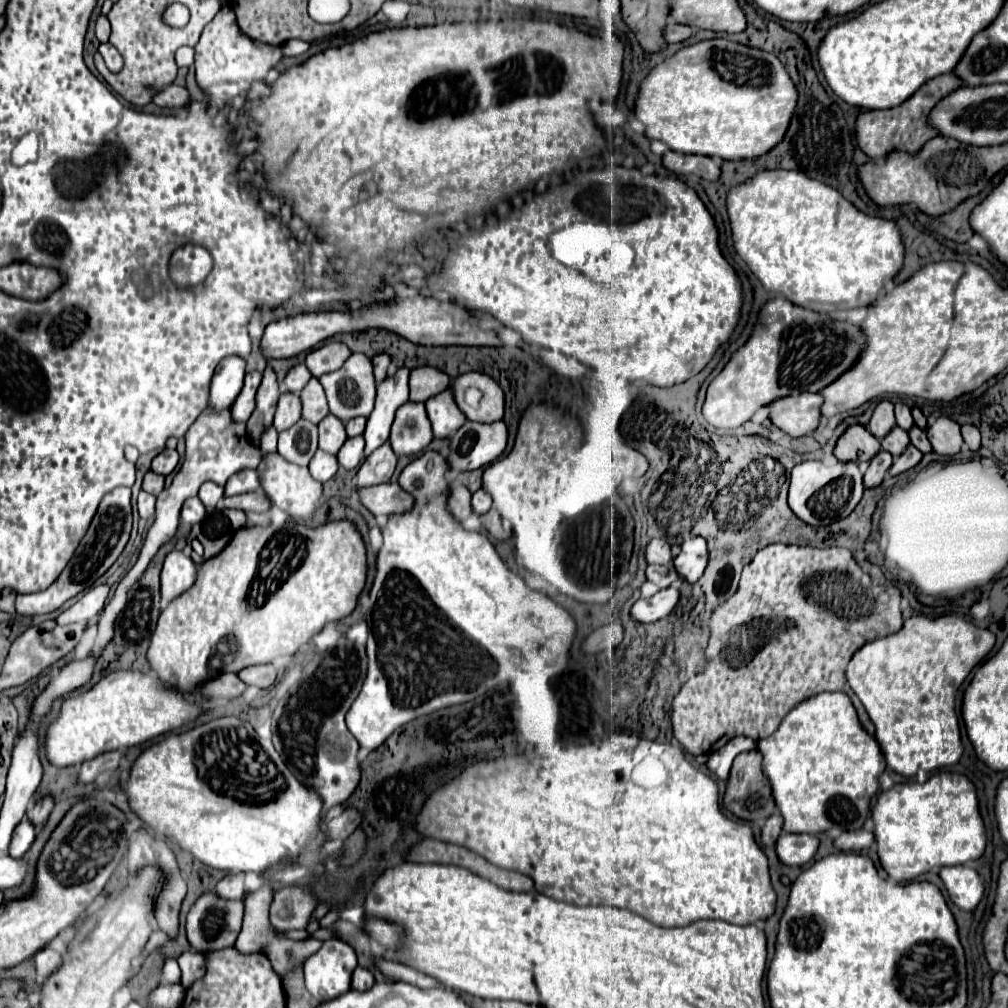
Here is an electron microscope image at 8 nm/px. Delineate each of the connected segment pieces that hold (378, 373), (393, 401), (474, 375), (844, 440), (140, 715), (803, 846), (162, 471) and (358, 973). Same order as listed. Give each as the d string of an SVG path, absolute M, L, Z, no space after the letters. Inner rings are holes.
M385 353L373 357L373 375L375 375L375 383L377 383L377 385L387 377L389 363L391 363L391 359L389 359L389 355L385 355Z
M399 369L393 377L387 377L377 387L375 409L367 419L365 433L365 457L371 455L377 447L381 447L389 439L389 429L395 419L395 411L409 401L409 369Z
M477 371L463 373L453 381L451 391L453 391L453 399L455 399L457 407L465 413L465 417L469 421L493 423L493 421L503 419L503 391L489 375L483 375ZM467 387L477 387L483 391L483 401L481 401L479 409L473 409L463 401L463 393Z
M851 425L839 437L835 445L835 457L839 461L869 461L879 451L879 441L863 425Z
M113 671L93 687L63 699L57 717L49 723L45 731L43 751L53 767L73 767L107 751L119 751L133 747L137 743L145 743L147 739L153 739L161 733L181 727L185 721L193 721L197 715L199 715L199 695L177 695L177 691L167 691L165 683L161 683L157 677L153 675L149 677L139 671Z
M781 833L775 843L775 853L783 865L805 865L817 851L815 835L793 835Z
M165 449L165 451L161 451L161 453L153 459L151 471L153 471L153 473L159 473L159 475L169 475L169 473L177 467L177 461L179 461L177 451L175 451L175 449Z
M357 967L355 971L353 971L353 981L351 981L351 987L353 989L357 989L357 991L365 991L365 987L371 987L375 983L375 975L369 971L369 969L365 969L365 967Z

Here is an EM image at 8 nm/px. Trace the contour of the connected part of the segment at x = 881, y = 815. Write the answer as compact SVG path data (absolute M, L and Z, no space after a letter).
M935 773L923 785L921 783L897 783L877 795L877 803L871 809L875 823L875 845L883 871L893 881L909 881L921 873L927 873L945 865L961 865L975 861L985 851L985 827L977 807L977 793L973 783L959 773Z

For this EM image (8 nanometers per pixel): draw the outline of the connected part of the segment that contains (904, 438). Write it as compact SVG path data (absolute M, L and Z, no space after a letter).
M893 427L889 431L889 435L885 435L885 439L881 439L881 449L889 451L893 457L899 457L907 445L909 445L909 435L901 427Z

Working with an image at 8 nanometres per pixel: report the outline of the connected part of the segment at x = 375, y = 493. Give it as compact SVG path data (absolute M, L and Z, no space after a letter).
M397 483L367 487L365 491L359 491L359 499L373 515L385 515L385 517L407 513L411 511L411 507L415 507L413 495L403 491Z

